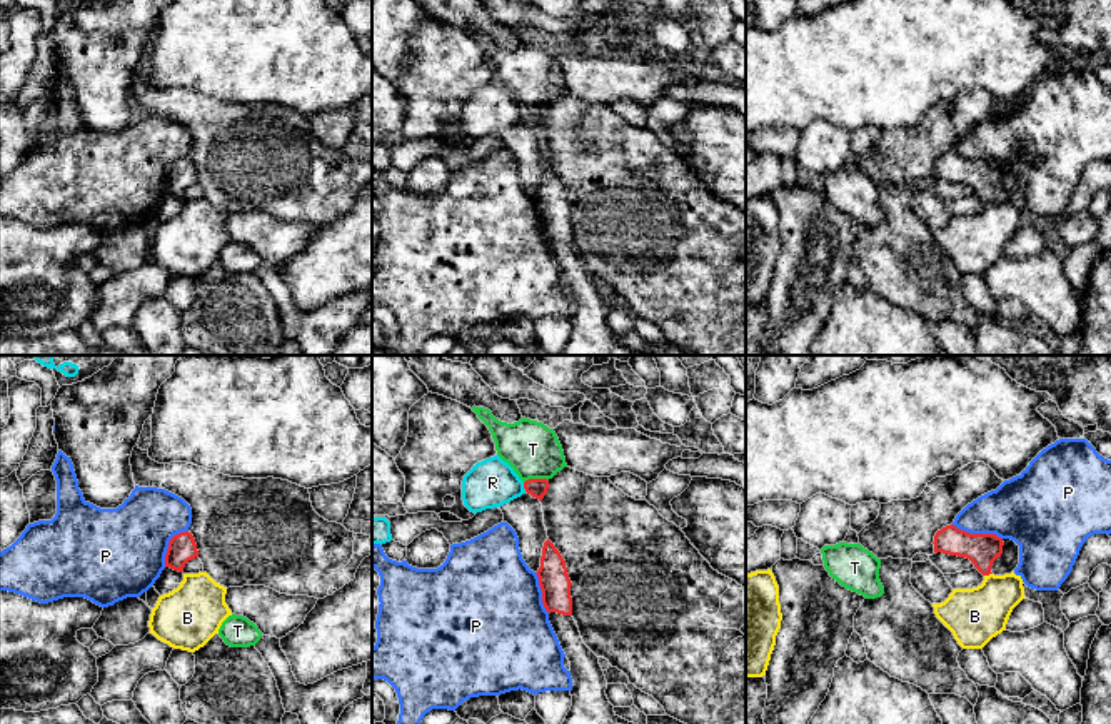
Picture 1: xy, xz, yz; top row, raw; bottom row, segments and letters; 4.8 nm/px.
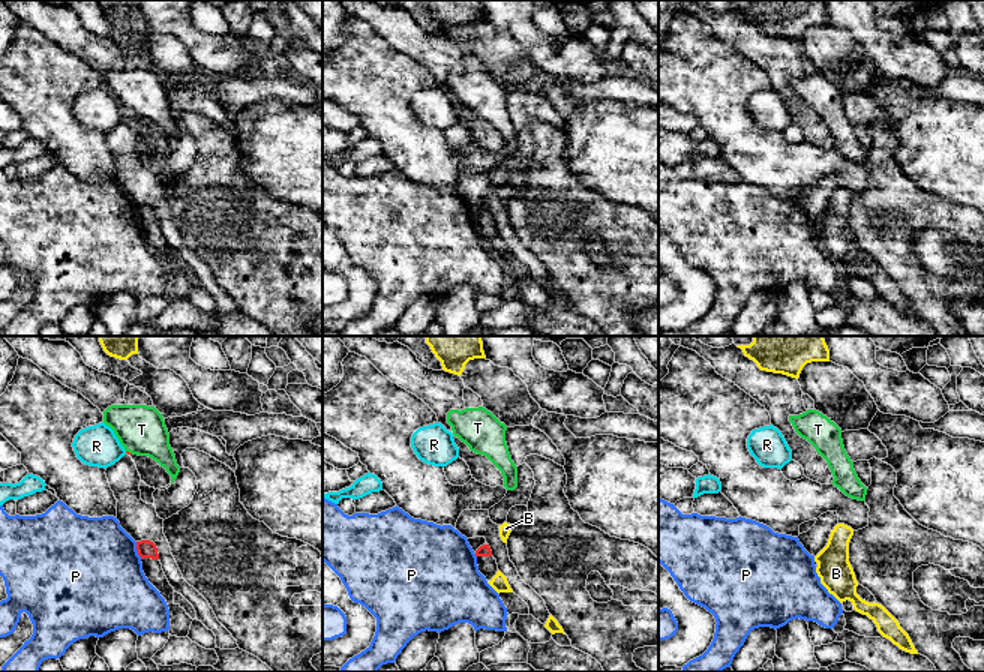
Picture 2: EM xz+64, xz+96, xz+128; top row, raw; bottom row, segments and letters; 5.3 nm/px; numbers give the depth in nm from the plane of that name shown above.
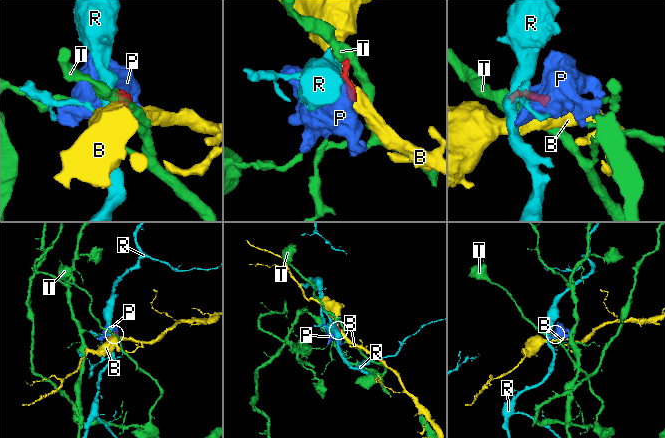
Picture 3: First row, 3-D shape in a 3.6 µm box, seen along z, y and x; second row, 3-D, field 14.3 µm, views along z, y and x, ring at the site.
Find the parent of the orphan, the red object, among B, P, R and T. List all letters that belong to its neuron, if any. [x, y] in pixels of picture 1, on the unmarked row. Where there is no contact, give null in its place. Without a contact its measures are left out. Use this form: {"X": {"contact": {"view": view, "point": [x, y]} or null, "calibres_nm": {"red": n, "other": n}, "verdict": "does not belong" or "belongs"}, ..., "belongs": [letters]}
{"B": {"contact": {"view": "yz", "point": [988, 201]}, "calibres_nm": {"red": 160, "other": 280}, "verdict": "does not belong"}, "P": {"contact": {"view": "yz", "point": [976, 160]}, "calibres_nm": {"red": 160, "other": 300}, "verdict": "does not belong"}, "R": {"contact": {"view": "xz", "point": [524, 114]}, "calibres_nm": {"red": 100, "other": 240}, "verdict": "does not belong"}, "T": {"contact": {"view": "xz", "point": [536, 105]}, "calibres_nm": {"red": 100, "other": 260}, "verdict": "does not belong"}, "belongs": []}

